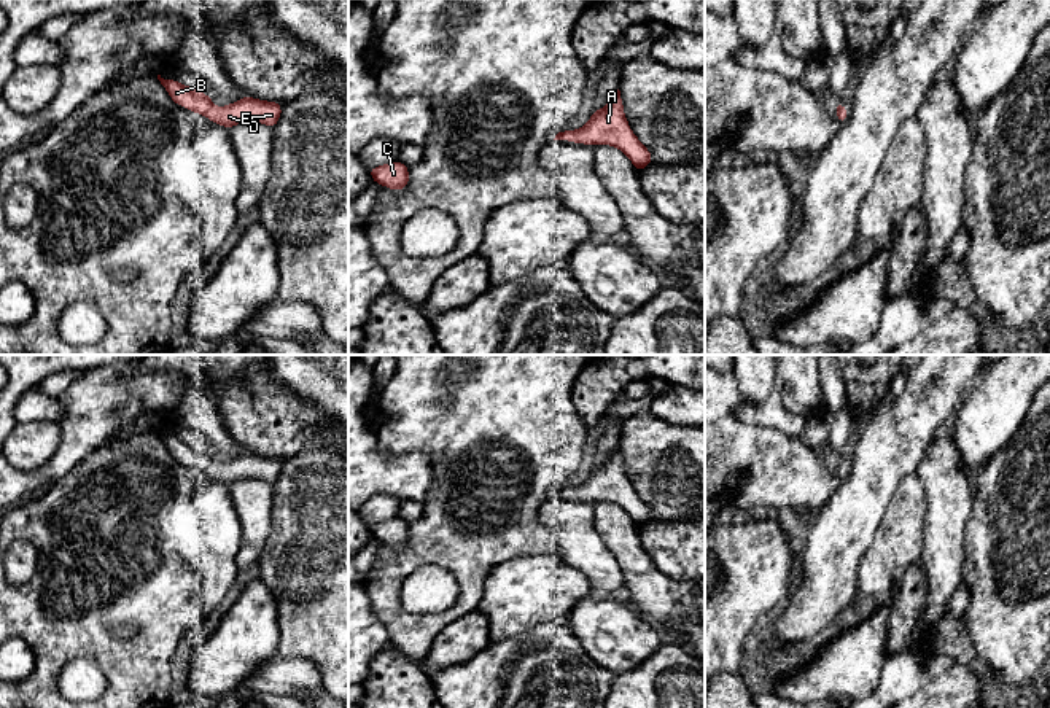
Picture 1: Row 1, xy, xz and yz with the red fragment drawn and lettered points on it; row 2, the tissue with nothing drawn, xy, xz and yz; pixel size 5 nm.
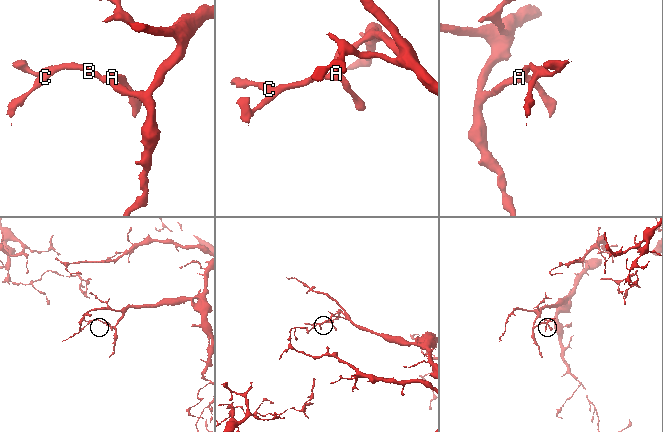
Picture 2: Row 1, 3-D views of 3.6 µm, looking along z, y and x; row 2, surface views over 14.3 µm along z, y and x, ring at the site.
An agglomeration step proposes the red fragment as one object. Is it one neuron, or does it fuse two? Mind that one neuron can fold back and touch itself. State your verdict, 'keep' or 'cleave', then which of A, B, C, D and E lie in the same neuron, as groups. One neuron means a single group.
keep; groups A B C D E

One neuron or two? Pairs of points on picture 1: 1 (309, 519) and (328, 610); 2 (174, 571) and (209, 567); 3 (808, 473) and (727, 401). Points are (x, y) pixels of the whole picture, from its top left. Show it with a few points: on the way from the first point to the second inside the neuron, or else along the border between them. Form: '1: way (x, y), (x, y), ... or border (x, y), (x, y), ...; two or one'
1: way (328, 541), (328, 587); one
2: border (180, 556), (198, 575); two
3: way (783, 473), (775, 471), (731, 427); one

